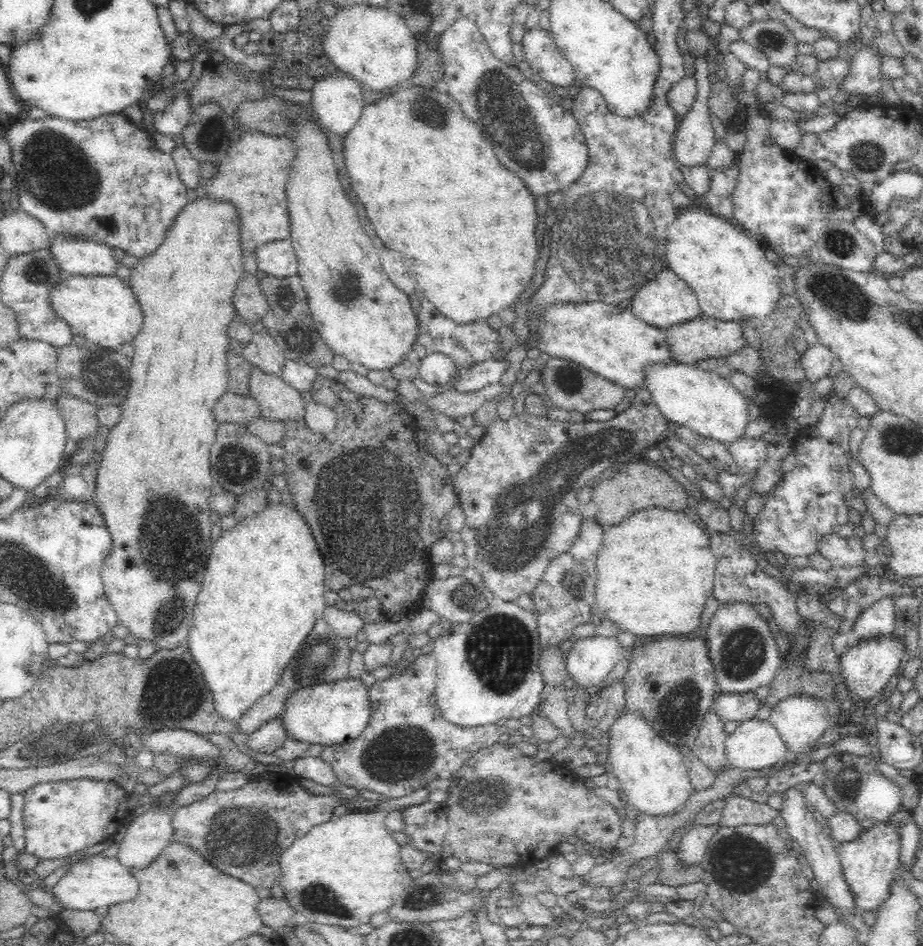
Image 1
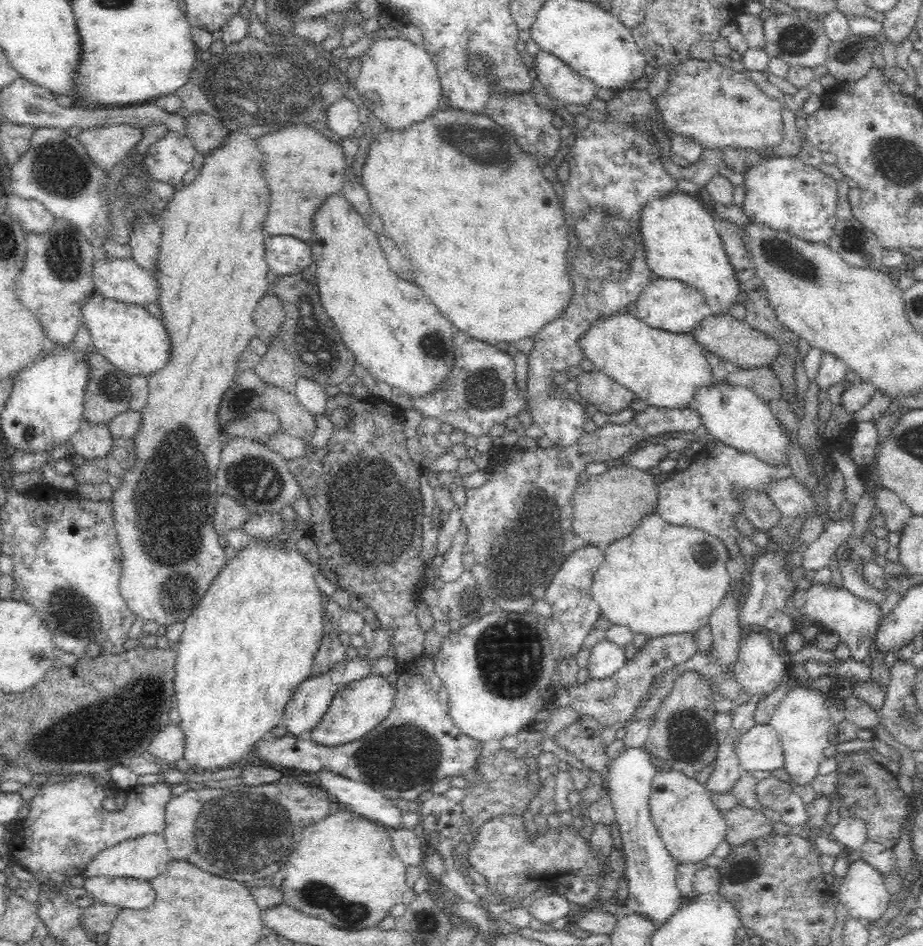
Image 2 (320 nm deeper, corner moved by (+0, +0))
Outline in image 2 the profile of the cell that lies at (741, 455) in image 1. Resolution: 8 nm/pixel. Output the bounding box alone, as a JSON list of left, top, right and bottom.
[657,440,792,555]

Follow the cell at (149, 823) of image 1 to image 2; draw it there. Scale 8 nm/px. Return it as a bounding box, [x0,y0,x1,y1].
[83,835,173,881]

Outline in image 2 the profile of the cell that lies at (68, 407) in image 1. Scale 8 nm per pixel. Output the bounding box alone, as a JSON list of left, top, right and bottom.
[70,421,113,459]

